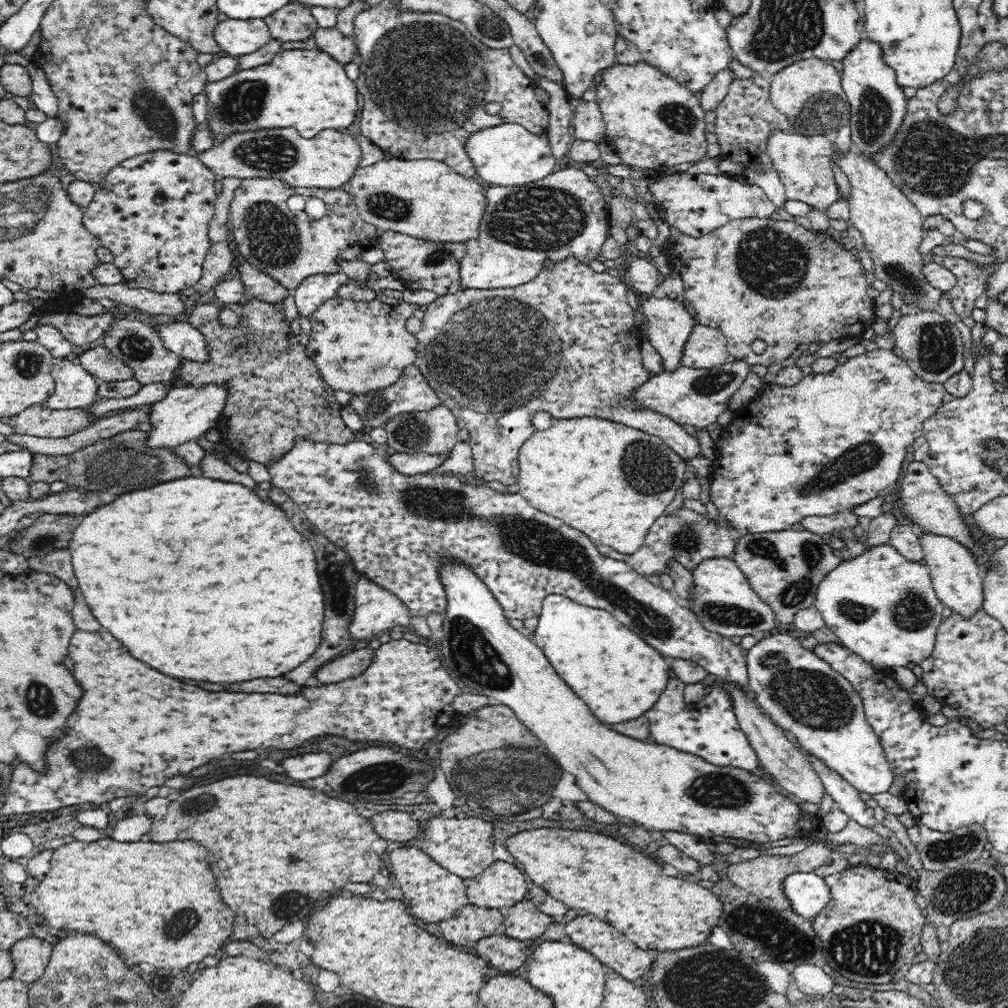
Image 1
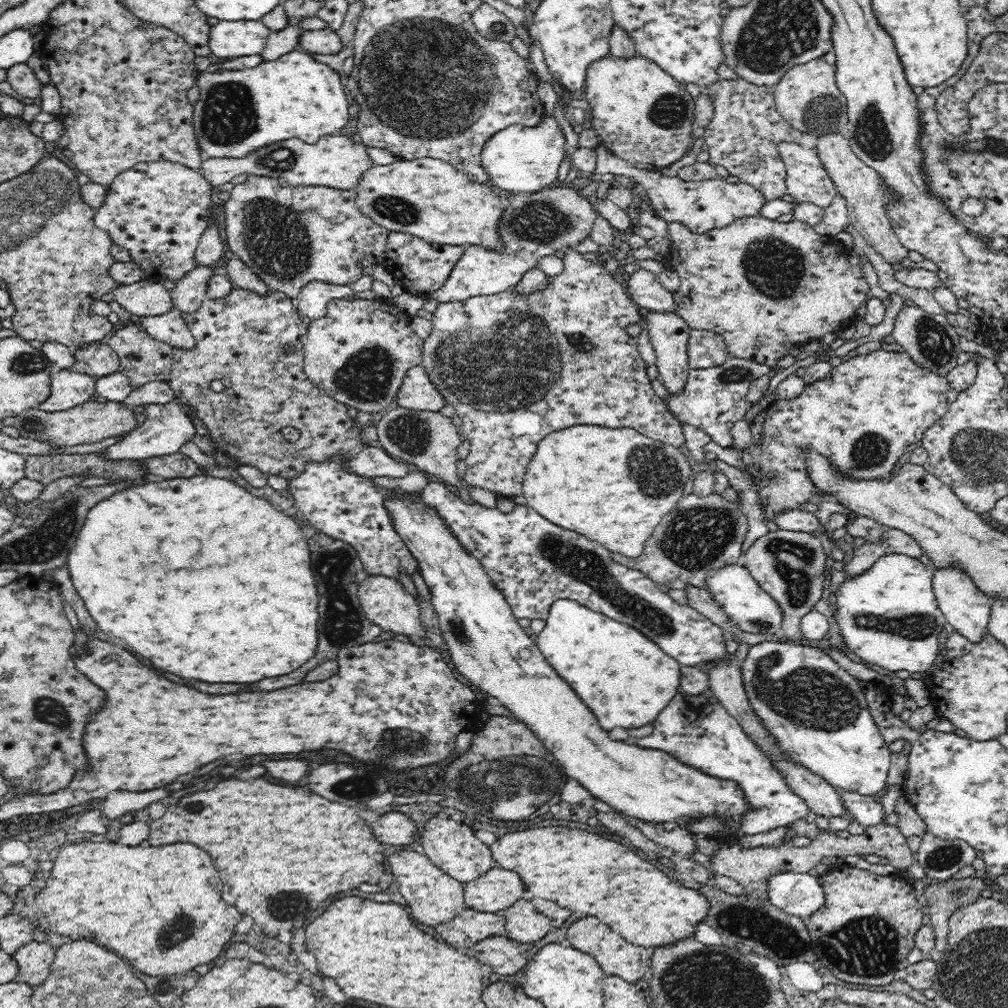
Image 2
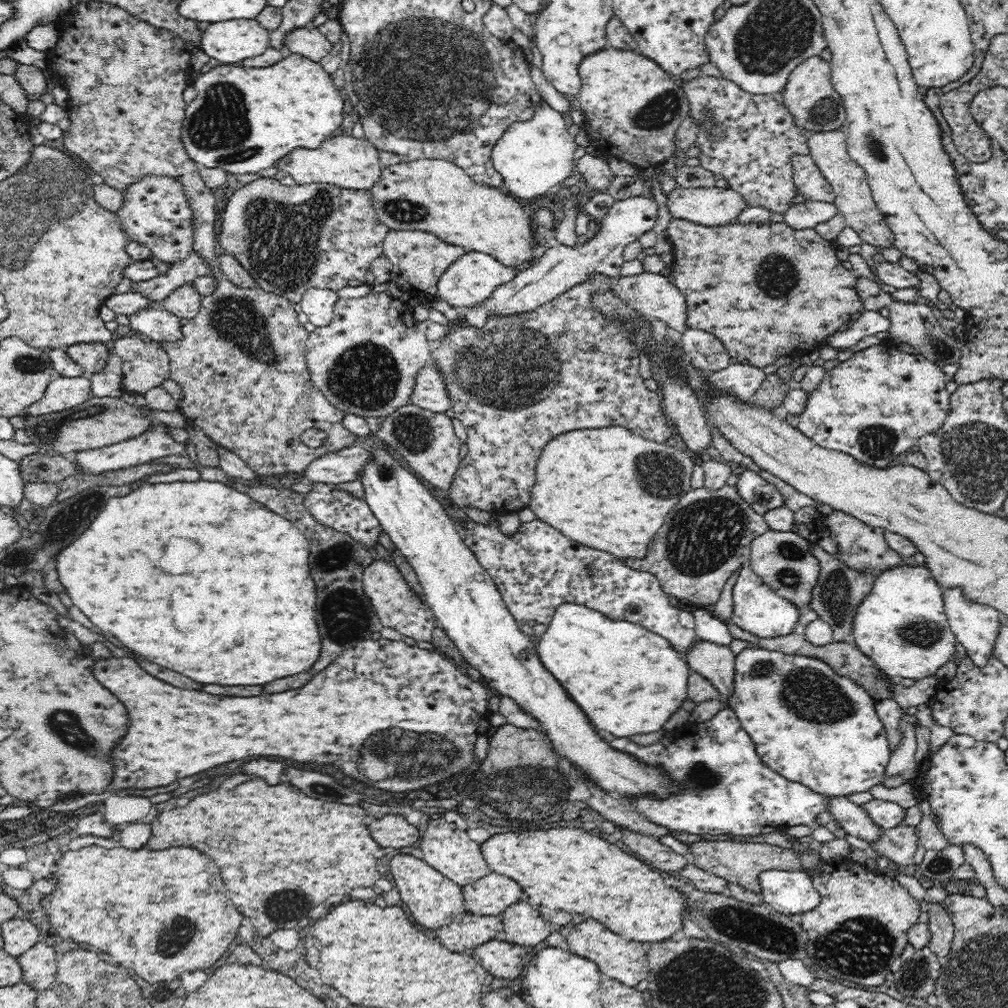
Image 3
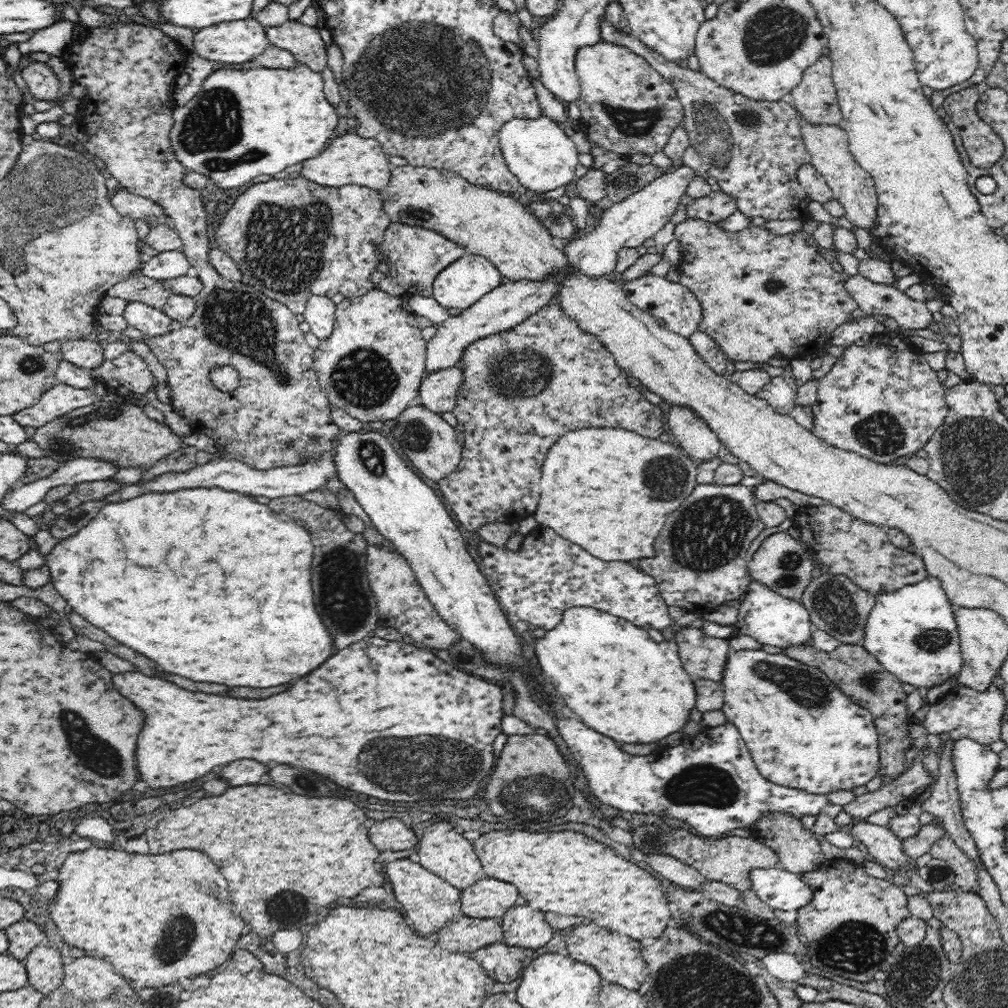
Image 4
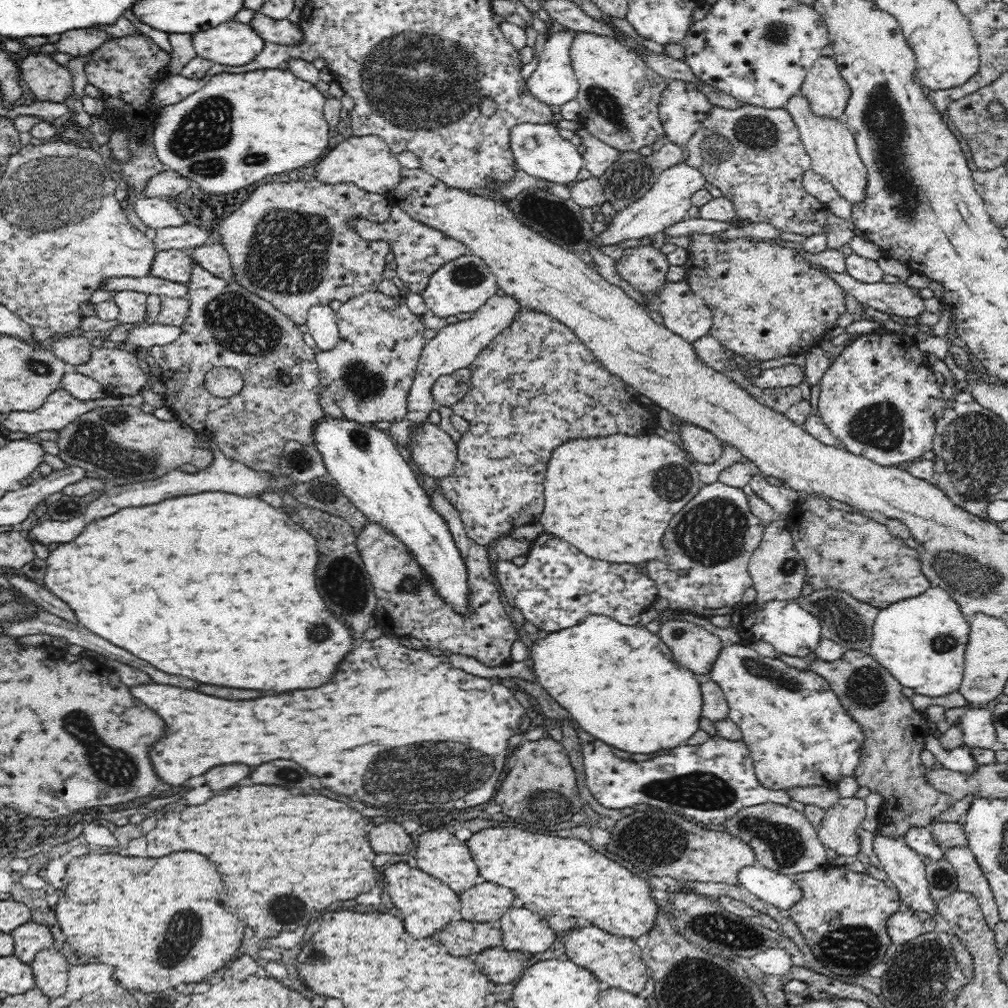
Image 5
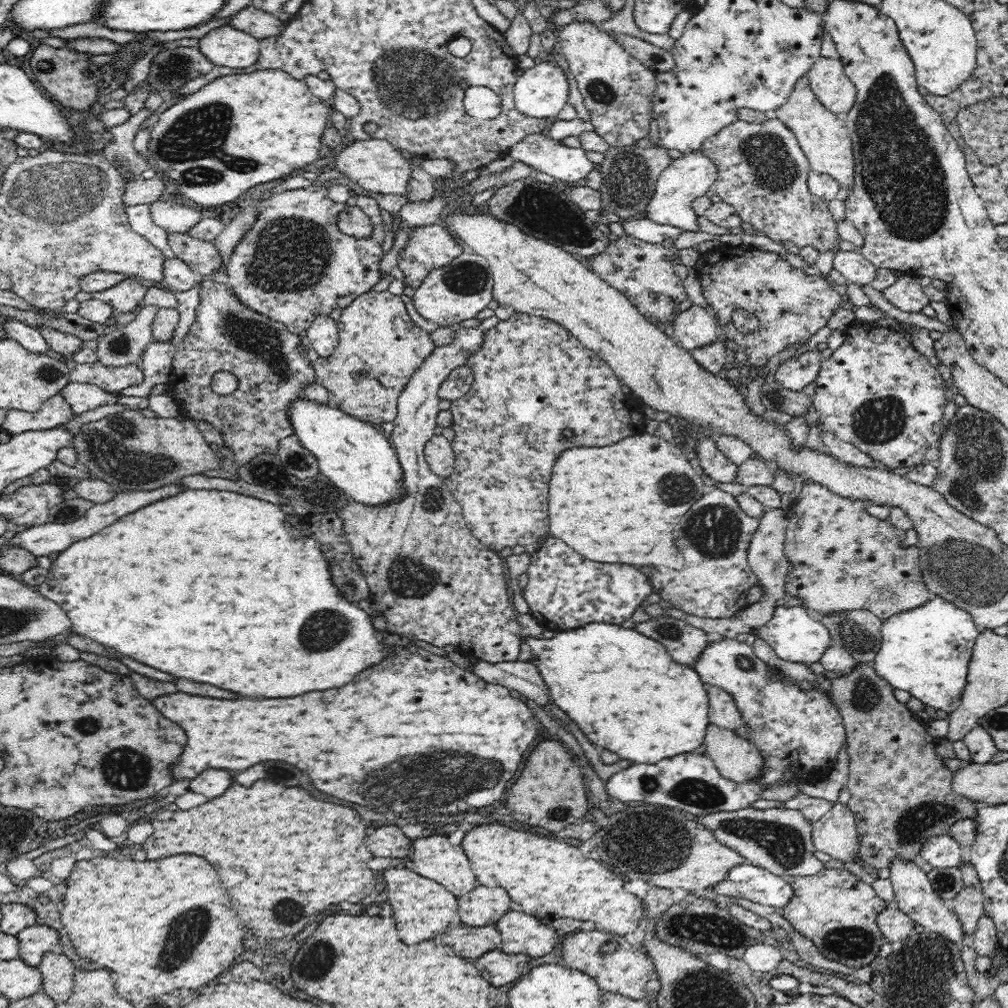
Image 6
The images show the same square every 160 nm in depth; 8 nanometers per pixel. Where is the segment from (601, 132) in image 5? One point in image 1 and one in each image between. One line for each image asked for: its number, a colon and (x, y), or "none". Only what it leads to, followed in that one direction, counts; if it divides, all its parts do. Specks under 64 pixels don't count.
1: (653, 122)
2: (642, 114)
3: (632, 109)
4: (627, 107)

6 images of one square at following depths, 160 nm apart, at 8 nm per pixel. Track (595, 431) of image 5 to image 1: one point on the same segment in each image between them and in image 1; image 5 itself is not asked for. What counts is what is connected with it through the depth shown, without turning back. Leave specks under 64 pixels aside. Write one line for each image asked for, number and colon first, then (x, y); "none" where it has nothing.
1: (567, 339)
2: (515, 368)
3: (498, 376)
4: (507, 429)

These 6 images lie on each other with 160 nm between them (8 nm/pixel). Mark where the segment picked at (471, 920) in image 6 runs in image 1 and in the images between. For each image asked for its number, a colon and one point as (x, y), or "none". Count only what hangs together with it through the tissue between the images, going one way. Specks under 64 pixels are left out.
1: (501, 886)
2: (498, 889)
3: (492, 894)
4: (489, 898)
5: (486, 902)

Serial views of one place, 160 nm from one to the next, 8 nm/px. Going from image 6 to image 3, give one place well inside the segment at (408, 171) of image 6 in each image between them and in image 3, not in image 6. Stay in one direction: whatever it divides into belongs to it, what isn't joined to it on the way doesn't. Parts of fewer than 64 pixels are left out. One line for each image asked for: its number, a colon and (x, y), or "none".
3: (347, 162)
4: (350, 159)
5: (366, 161)

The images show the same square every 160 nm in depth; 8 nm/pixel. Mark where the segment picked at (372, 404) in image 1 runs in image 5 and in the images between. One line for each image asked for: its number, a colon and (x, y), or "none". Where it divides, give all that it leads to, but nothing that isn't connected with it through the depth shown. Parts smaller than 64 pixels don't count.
2: (417, 392)
3: (430, 393)
4: (439, 392)
5: (449, 389)

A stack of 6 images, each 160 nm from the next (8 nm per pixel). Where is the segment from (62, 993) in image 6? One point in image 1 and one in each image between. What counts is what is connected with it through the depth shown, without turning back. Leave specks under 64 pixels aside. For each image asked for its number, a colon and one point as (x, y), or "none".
1: (31, 955)
2: (34, 959)
3: (39, 965)
4: (45, 969)
5: (49, 966)

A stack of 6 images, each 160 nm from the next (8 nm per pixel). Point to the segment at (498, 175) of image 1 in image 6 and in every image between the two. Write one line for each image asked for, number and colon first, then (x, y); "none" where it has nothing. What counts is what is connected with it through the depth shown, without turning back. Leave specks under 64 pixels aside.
2: (519, 159)
3: (533, 156)
4: (540, 155)
5: (538, 149)
6: (537, 150)

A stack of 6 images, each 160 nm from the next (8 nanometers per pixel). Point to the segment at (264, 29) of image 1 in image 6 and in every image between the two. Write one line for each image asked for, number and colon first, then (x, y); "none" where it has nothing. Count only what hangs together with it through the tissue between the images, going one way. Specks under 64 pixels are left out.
2: (228, 39)
3: (229, 42)
4: (236, 42)
5: (232, 44)
6: (227, 46)

